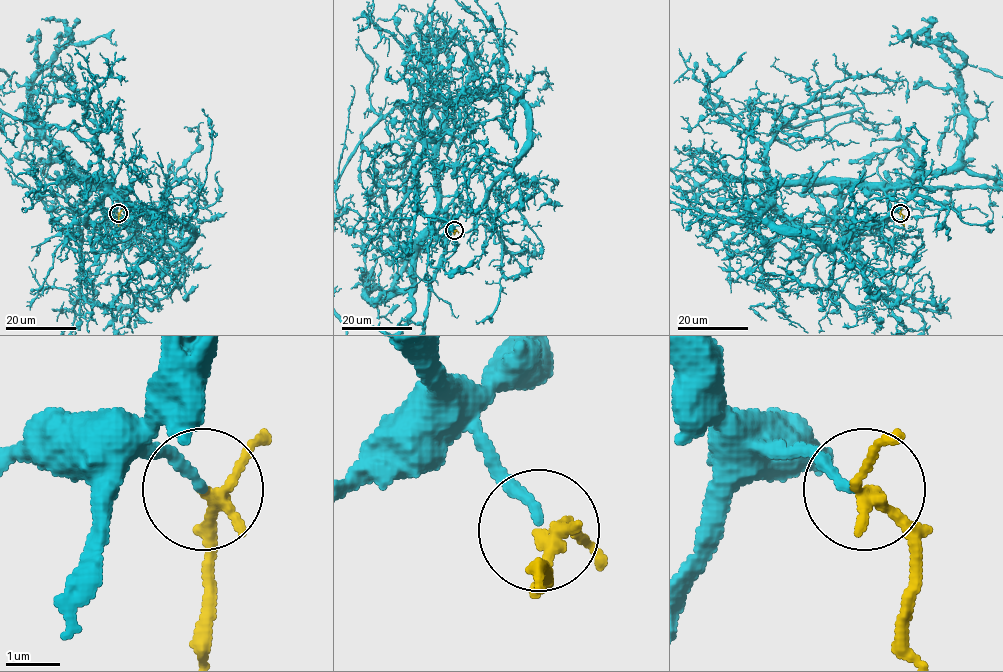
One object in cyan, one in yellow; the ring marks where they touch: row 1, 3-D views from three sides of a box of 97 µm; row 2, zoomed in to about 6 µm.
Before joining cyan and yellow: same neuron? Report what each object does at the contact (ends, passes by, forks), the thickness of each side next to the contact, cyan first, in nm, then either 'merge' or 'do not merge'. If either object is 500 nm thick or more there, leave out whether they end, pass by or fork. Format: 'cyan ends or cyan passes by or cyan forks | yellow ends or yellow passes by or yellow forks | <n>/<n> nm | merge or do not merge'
cyan ends | yellow passes by | 190/200 nm | merge

